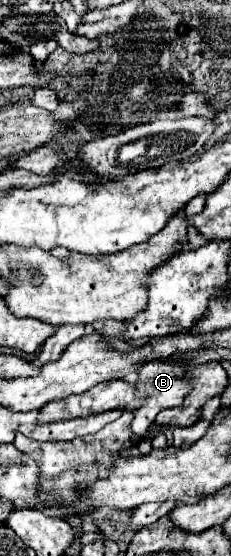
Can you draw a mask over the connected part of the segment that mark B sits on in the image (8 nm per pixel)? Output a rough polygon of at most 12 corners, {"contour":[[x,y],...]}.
{"contour":[[150,360],[136,384],[96,384],[54,400],[40,420],[124,408],[142,436],[190,392],[184,360]]}

